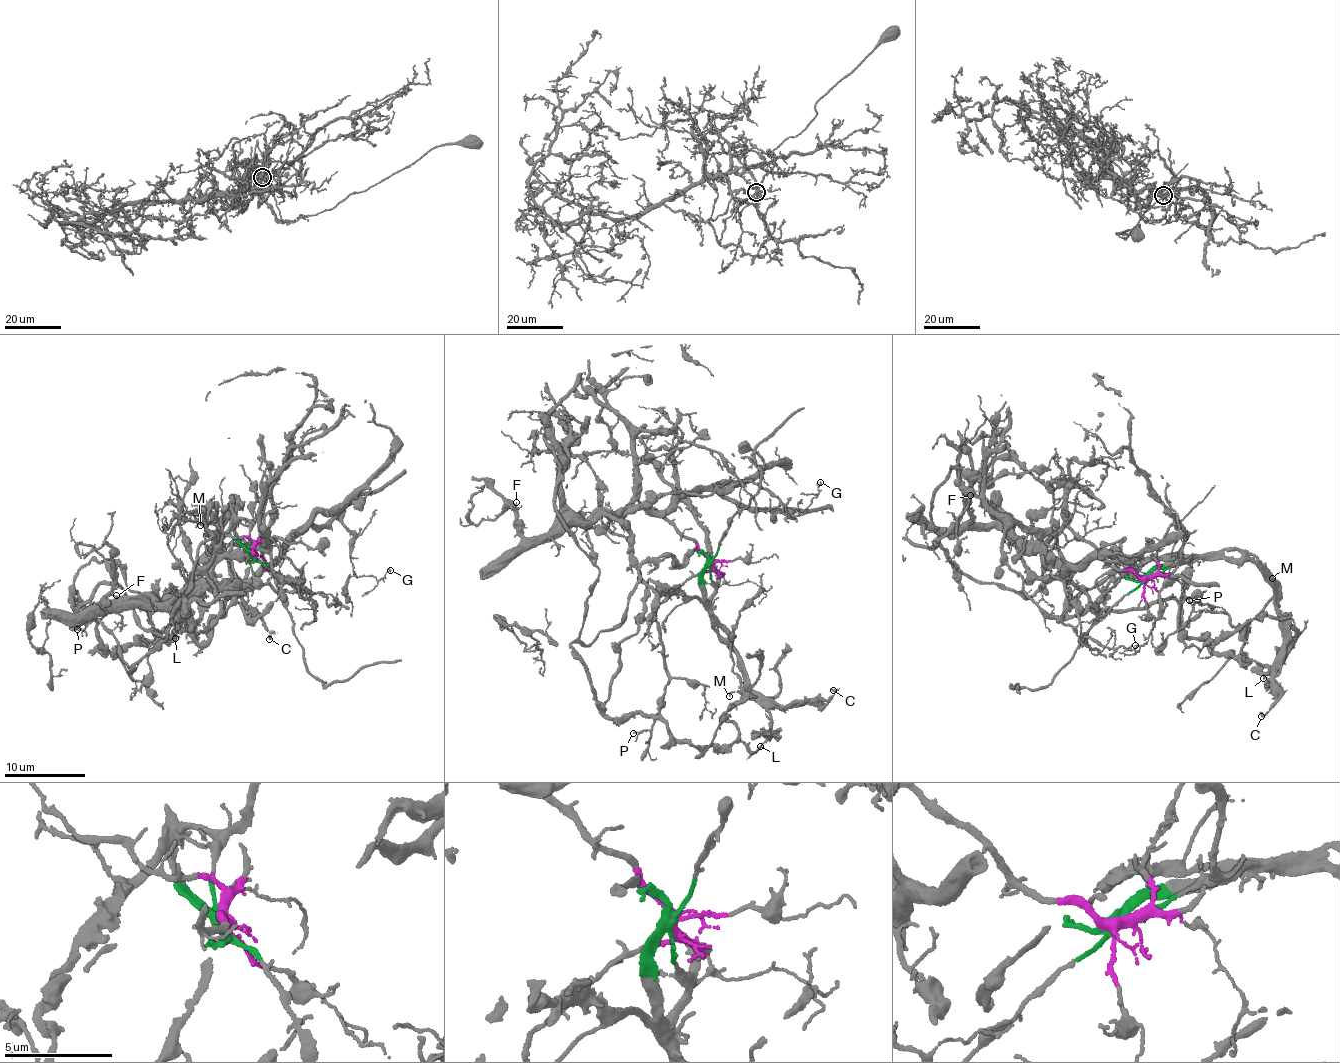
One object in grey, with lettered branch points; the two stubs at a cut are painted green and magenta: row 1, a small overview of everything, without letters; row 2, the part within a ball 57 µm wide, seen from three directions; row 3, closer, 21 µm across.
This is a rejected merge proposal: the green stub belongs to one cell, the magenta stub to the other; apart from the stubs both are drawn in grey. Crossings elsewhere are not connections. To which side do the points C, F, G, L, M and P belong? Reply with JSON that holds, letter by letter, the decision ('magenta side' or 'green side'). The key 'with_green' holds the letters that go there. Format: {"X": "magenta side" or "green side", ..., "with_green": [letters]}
{"C": "green side", "F": "magenta side", "G": "magenta side", "L": "green side", "M": "green side", "P": "magenta side", "with_green": ["C", "L", "M"]}

